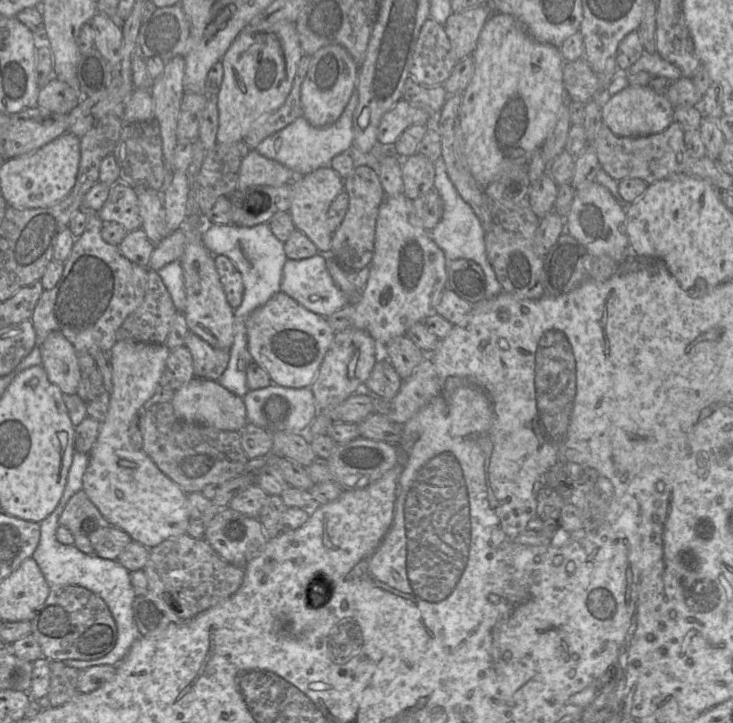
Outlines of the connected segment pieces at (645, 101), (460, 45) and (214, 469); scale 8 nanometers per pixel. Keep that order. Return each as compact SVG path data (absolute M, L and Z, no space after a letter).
M628 85L602 104L602 121L619 137L649 136L664 131L674 120L674 108L666 95L656 94L648 85Z
M486 5L459 13L452 12L444 24L444 30L454 51L454 59L460 61L474 52L480 32L491 11Z
M171 402L157 403L141 417L142 451L185 493L201 492L208 484L222 485L240 476L249 461L239 431L218 430L178 418Z

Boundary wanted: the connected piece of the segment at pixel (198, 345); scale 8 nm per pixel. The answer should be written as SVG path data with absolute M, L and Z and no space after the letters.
M189 331L184 346L192 355L195 378L218 380L230 360L230 350L216 349L199 336Z

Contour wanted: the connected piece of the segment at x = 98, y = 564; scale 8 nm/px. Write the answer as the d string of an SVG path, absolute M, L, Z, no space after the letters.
M78 451L74 452L63 495L54 511L39 523L41 533L40 541L32 555L50 587L58 585L78 585L85 587L103 599L115 620L117 640L114 648L107 655L95 660L67 660L68 667L79 670L93 666L117 665L125 658L132 644L140 637L140 632L133 615L132 603L135 598L135 593L130 582L129 571L117 560L104 559L95 554L85 554L74 544L65 545L56 539L59 517L69 499L75 493L83 489L83 475L87 469L88 463L88 454Z

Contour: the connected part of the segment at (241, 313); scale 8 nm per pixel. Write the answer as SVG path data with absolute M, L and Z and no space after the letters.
M268 223L253 227L209 224L203 229L202 242L213 256L228 257L242 276L244 295L241 305L234 309L234 319L240 320L240 324L247 334L246 320L248 316L256 308L263 306L274 294L280 292L282 270L287 261L284 243L275 237Z

